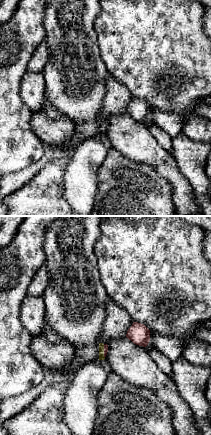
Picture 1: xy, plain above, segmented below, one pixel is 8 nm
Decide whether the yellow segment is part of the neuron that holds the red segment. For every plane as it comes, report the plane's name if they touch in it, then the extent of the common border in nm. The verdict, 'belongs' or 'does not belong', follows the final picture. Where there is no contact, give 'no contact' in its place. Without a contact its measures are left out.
meets red in xy; contact 110 nm long

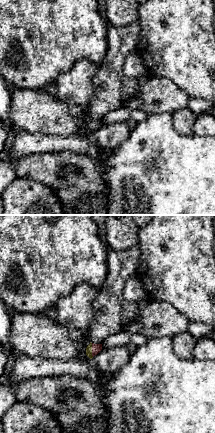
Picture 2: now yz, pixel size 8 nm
meets red in yz; contact 110 nm long

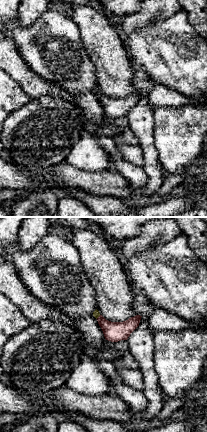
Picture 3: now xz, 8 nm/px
meets red in xz; contact 50 nm long

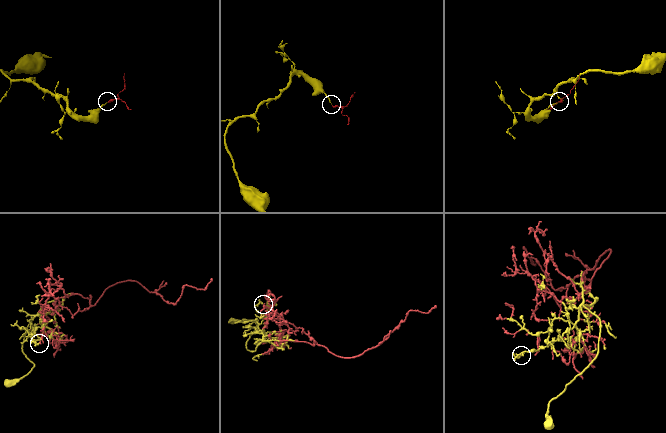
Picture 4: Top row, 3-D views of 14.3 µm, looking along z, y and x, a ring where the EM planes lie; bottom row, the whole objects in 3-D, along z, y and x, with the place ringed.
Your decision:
belongs

